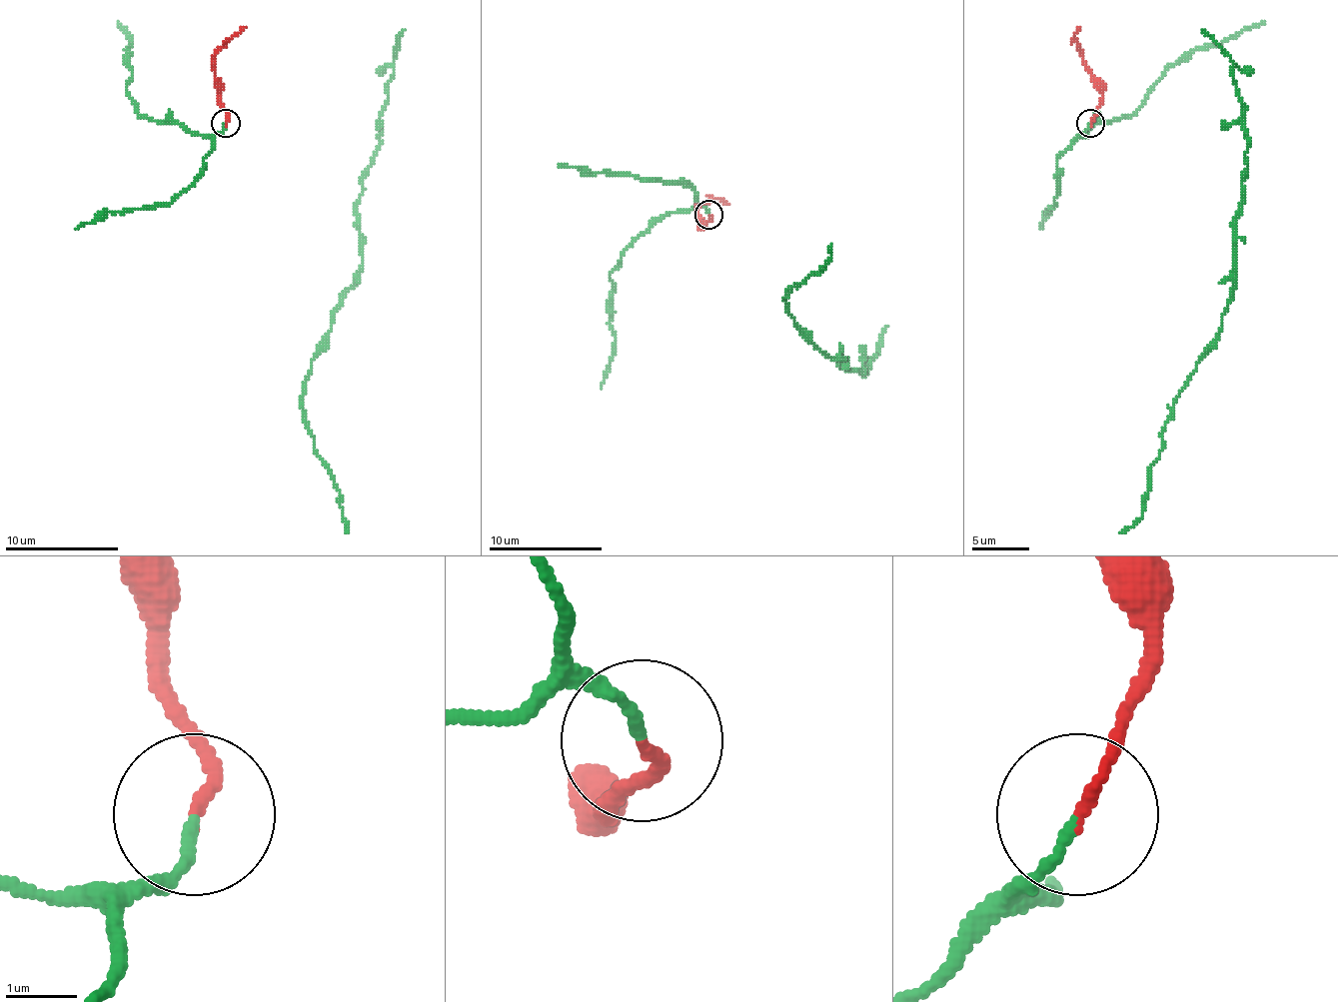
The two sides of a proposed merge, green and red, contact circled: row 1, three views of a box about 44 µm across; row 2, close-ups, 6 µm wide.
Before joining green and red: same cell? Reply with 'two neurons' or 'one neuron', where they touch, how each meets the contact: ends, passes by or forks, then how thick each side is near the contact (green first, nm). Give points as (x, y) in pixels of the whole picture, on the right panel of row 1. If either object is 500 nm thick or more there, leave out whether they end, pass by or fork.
one neuron | (1090, 123) | green ends | red ends | 140/160 nm

